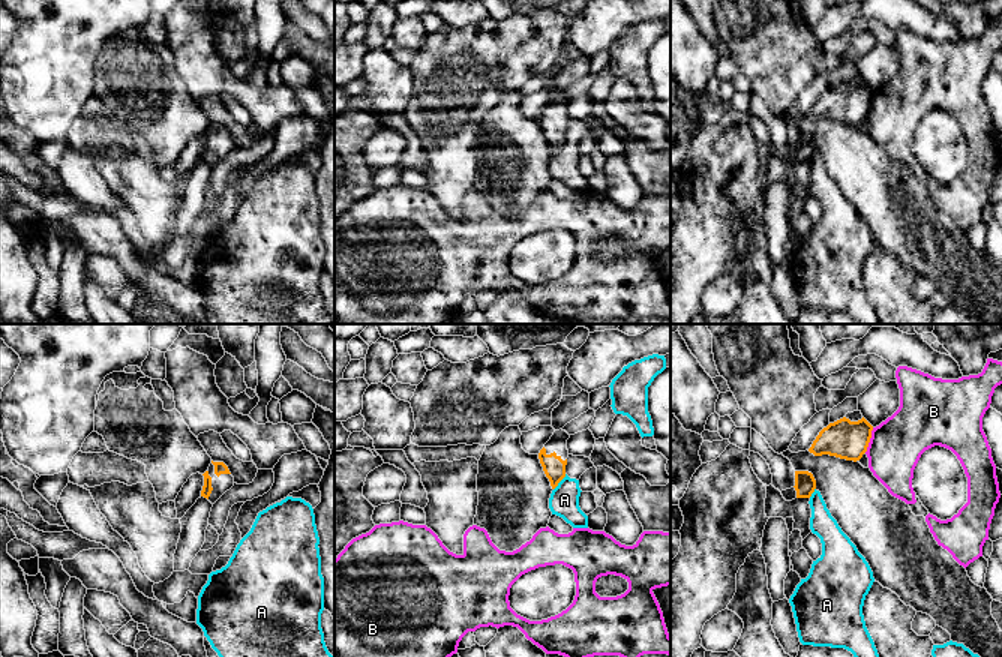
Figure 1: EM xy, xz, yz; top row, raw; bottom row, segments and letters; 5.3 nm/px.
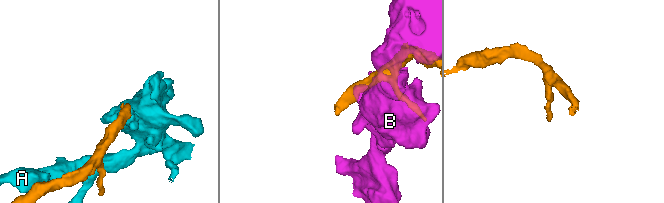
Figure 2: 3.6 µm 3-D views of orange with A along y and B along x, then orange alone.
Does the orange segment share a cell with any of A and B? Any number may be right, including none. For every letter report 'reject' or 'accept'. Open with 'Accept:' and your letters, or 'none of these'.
Accept: none of these
A: reject
B: reject

